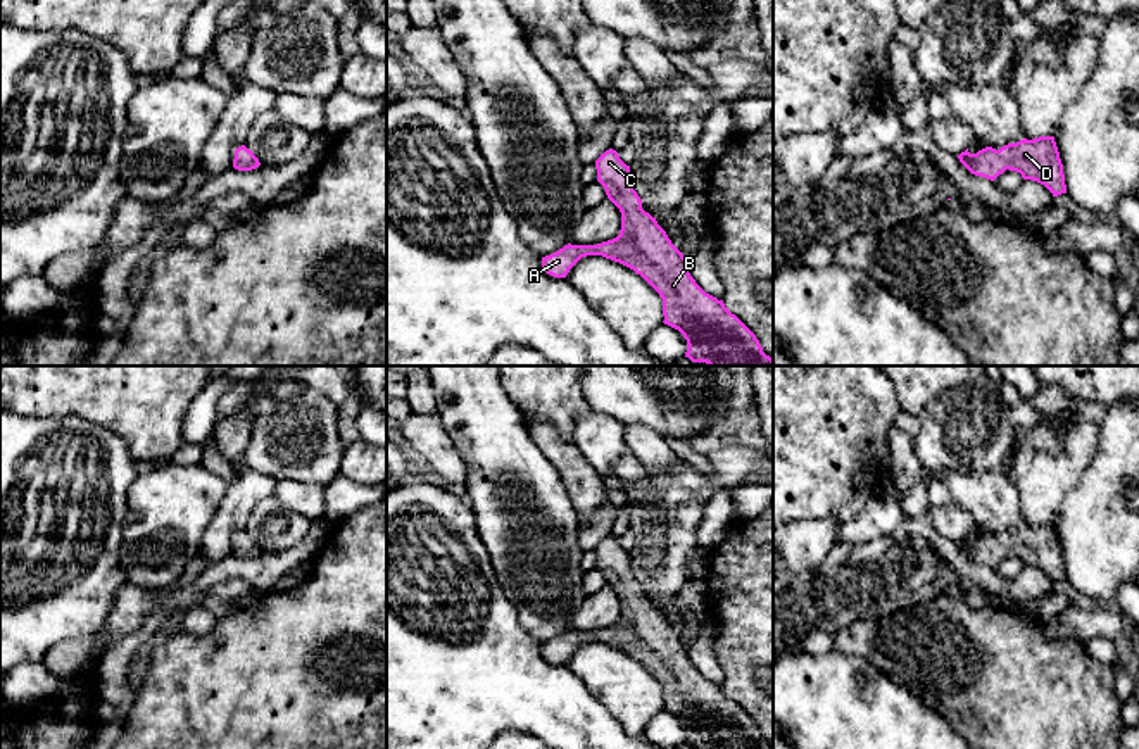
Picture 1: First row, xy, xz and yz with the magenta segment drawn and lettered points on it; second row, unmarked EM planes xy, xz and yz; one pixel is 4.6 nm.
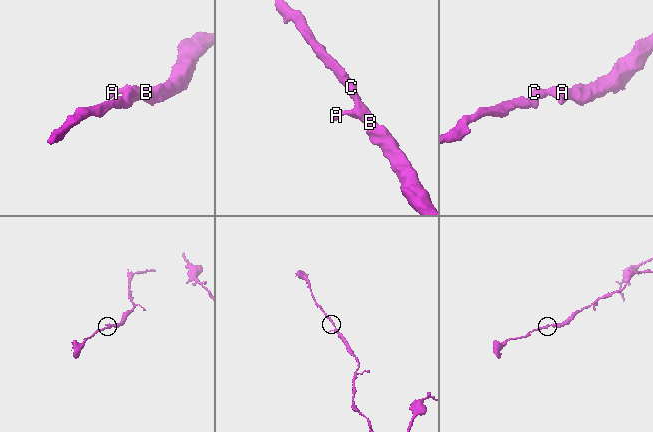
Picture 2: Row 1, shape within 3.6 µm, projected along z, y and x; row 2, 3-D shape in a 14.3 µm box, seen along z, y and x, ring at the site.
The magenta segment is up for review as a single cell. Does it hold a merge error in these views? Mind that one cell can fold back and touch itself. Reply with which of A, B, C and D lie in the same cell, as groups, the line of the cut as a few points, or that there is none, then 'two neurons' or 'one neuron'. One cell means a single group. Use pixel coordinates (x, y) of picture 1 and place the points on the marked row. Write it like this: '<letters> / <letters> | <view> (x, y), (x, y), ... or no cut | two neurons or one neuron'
A B C D | no cut | one neuron

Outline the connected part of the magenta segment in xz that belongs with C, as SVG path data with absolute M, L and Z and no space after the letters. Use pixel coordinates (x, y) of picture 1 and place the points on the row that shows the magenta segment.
M609 148L595 160L597 181L604 186L607 198L621 212L621 230L613 240L597 245L564 245L557 252L542 257L542 269L554 278L566 278L570 269L587 255L602 255L620 262L640 274L663 299L664 324L678 330L687 340L692 362L708 366L773 366L773 359L763 352L756 335L732 314L723 300L706 293L689 273L687 259L671 243L656 217L642 209L642 200L632 186L630 166L616 150Z

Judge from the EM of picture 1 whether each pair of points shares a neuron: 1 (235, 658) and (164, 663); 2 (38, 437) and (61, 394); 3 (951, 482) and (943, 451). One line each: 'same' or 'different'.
1: same
2: different
3: different

